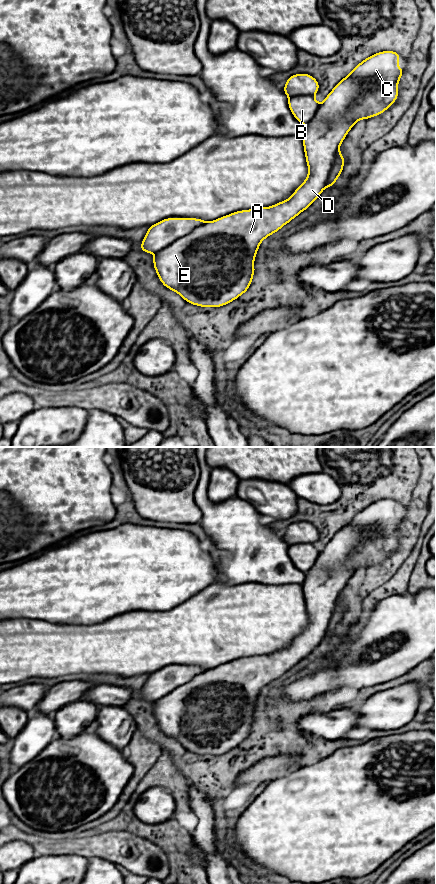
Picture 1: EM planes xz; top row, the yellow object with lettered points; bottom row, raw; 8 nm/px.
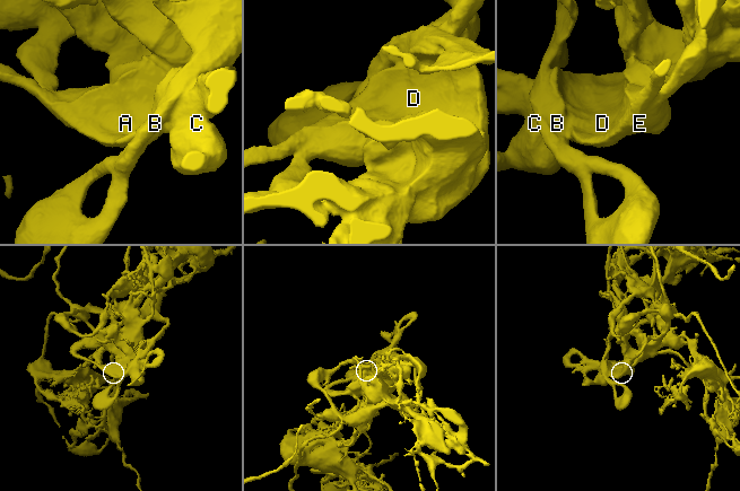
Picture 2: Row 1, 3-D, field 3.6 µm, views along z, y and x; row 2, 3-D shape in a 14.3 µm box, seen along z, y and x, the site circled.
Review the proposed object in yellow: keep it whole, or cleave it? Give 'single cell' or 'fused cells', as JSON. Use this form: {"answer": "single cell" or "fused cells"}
{"answer": "single cell"}

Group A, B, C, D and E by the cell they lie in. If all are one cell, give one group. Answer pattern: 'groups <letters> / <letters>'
groups A B C D E

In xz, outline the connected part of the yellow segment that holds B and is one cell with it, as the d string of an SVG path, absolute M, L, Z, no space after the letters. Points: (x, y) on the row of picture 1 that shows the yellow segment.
M381 51L364 59L333 87L321 104L314 98L320 87L312 75L299 73L290 76L283 92L289 97L288 107L293 116L306 126L302 141L308 166L307 178L289 199L271 207L235 211L210 222L197 218L166 218L149 226L140 249L145 253L155 254L153 266L161 283L179 294L186 302L200 307L222 307L243 295L249 289L255 274L254 260L260 243L310 207L326 187L334 187L345 164L339 148L354 124L361 119L368 120L382 114L398 99L397 86L404 73L404 69L398 67L400 55L395 51Z

